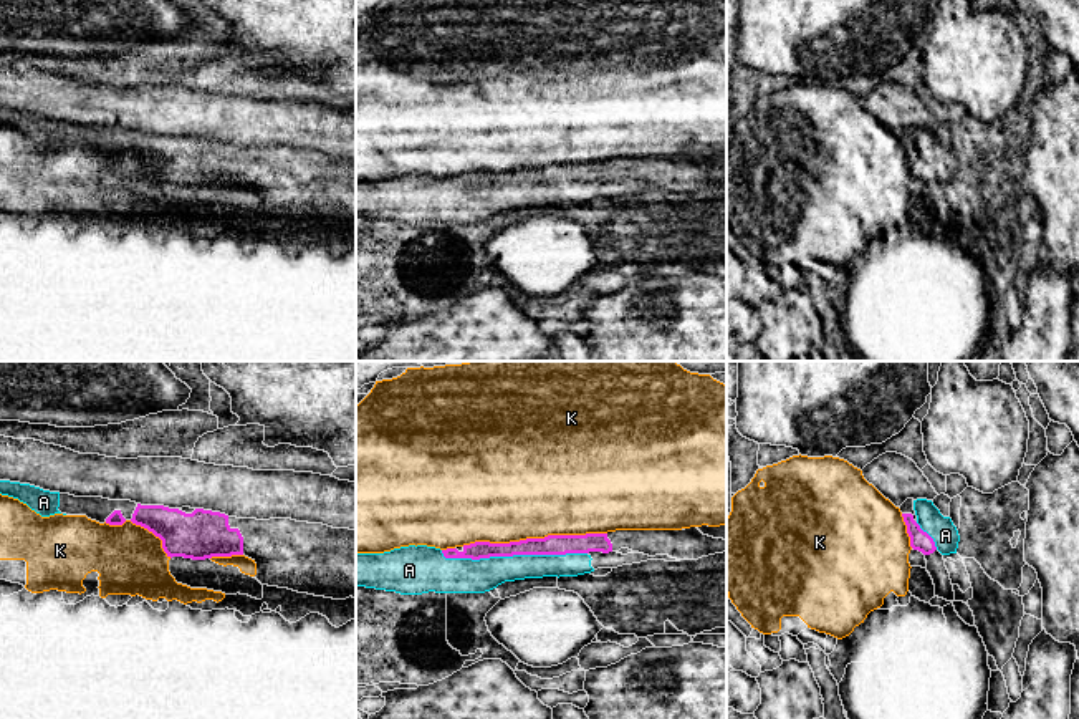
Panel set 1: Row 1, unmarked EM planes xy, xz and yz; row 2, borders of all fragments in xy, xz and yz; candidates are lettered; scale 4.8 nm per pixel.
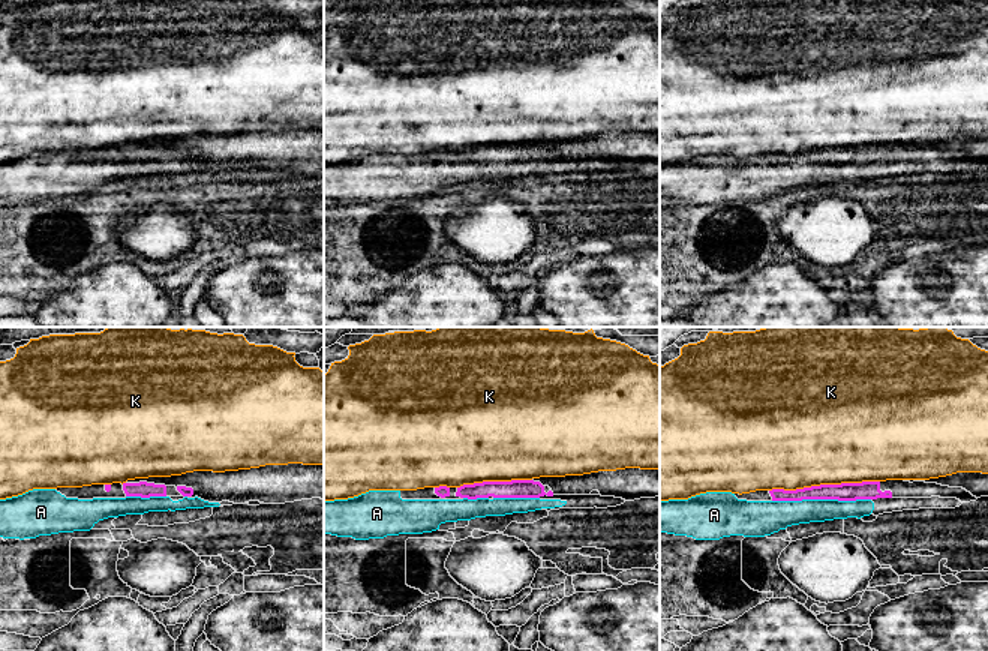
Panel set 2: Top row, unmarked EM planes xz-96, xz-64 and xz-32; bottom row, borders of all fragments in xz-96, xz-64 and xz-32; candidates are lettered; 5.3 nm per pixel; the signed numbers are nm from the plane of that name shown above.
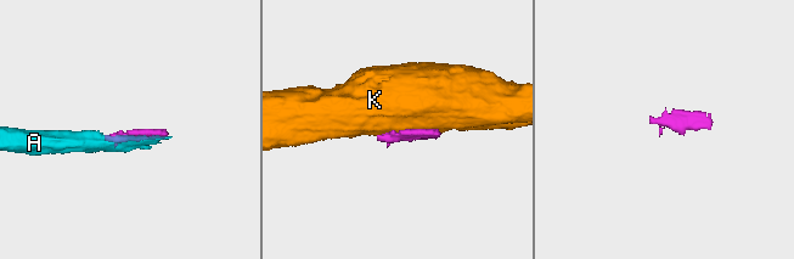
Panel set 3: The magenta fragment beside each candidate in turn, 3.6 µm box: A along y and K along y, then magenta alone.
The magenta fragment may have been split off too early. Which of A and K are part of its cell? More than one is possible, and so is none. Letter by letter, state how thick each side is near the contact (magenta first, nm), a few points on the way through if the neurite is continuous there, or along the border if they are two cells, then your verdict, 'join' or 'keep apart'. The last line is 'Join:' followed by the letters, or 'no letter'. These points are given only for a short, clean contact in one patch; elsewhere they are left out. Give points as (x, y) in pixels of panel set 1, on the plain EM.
A: 100 nm thick on the magenta side, 170 nm on the other; join
K: 100 nm thick on the magenta side, 500 nm on the other; keep apart
Join: A

